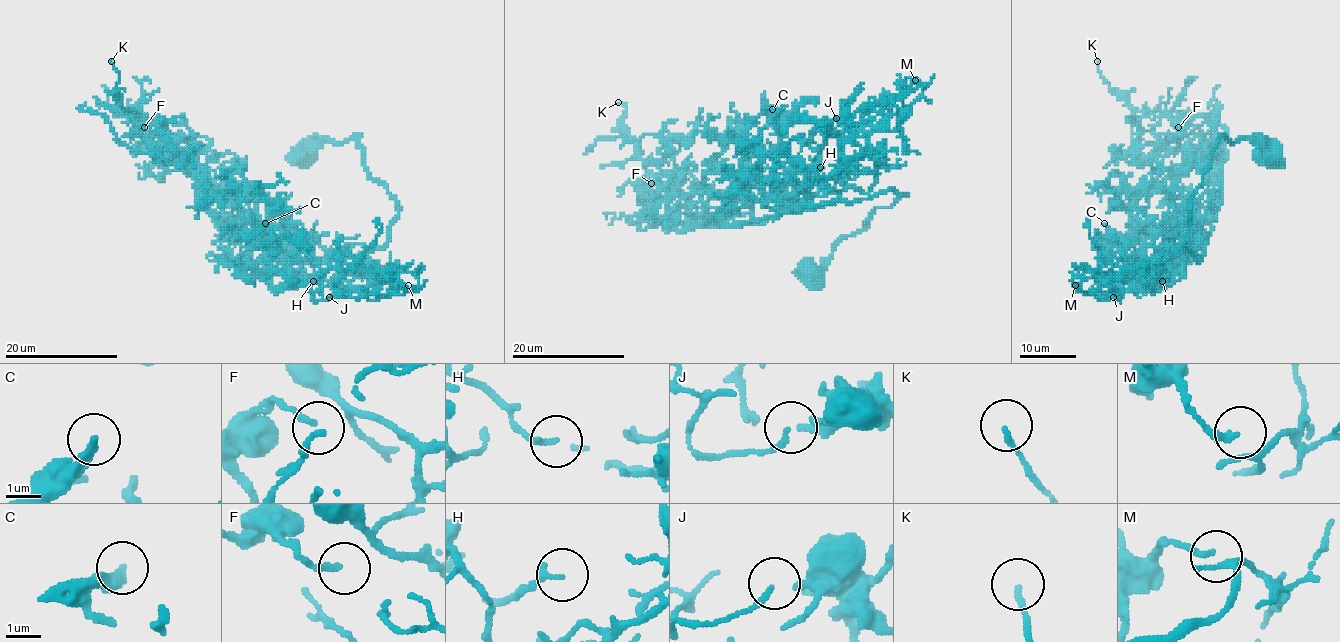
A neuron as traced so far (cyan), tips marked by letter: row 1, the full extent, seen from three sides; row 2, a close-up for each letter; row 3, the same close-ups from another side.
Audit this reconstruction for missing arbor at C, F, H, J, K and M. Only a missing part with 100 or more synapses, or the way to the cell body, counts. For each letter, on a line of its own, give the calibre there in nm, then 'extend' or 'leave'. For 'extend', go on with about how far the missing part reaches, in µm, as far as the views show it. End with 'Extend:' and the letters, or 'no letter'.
C: 200 nm thick; leave
F: 110 nm thick; leave
H: 160 nm thick; leave
J: 130 nm thick; leave
K: 130 nm thick; leave
M: 100 nm thick; leave
Extend: no letter

